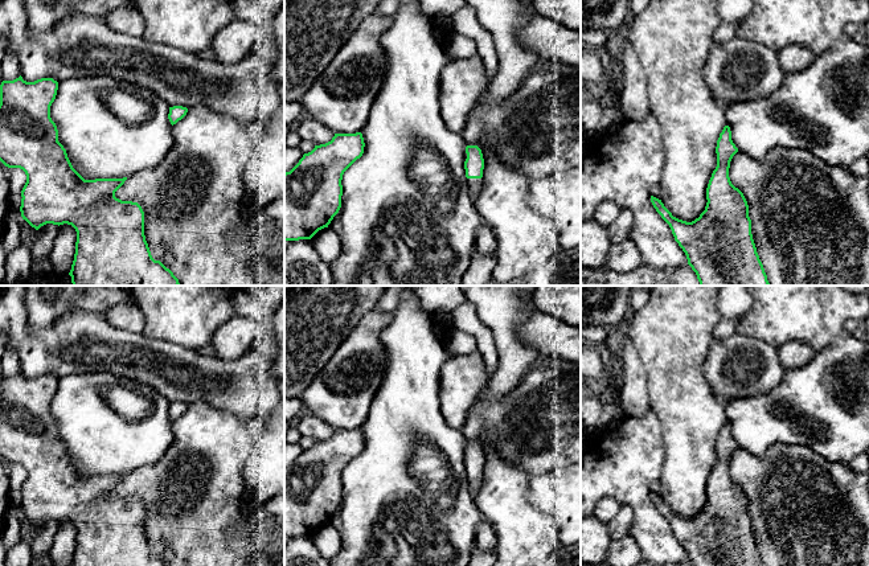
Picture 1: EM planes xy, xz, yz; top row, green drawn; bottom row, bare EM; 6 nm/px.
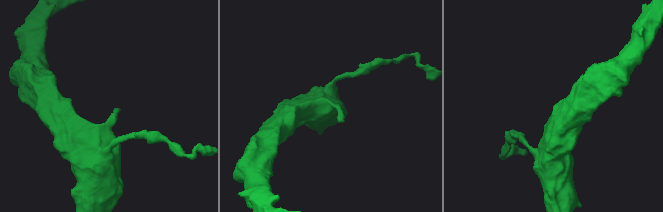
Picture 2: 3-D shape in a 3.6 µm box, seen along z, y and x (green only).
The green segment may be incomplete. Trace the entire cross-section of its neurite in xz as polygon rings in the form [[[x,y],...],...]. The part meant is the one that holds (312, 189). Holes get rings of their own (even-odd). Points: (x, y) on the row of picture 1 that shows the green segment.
[[[361,132],[335,134],[331,142],[304,153],[299,163],[284,173],[284,241],[311,239],[328,227],[341,208],[343,175],[364,153]]]

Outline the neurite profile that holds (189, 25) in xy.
[[[130,0],[144,19],[142,38],[164,44],[188,53],[201,54],[212,46],[216,33],[234,20],[234,0]]]

